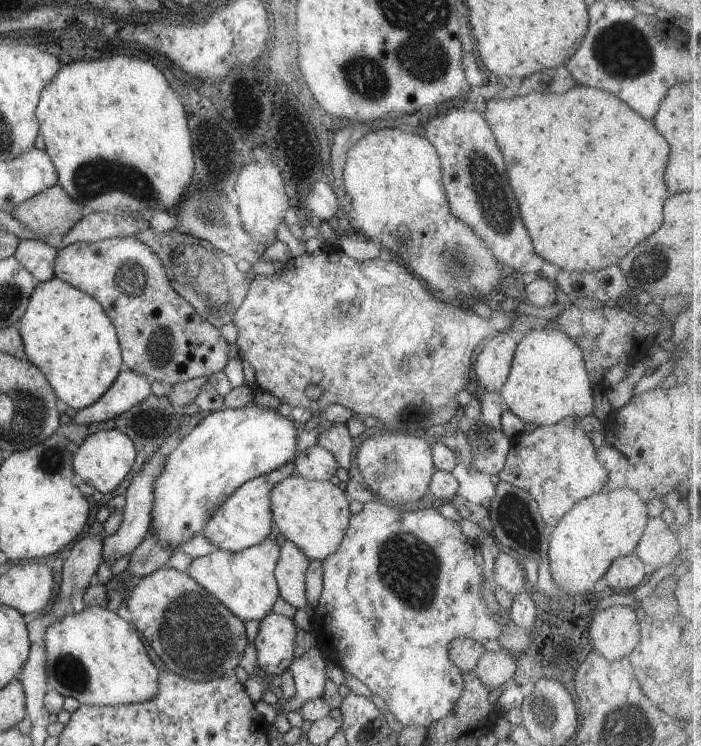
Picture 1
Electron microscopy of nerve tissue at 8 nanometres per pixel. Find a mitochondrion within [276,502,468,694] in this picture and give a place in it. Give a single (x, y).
(407, 565)

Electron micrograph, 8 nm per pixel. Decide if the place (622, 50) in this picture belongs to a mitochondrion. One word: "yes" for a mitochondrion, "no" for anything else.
yes

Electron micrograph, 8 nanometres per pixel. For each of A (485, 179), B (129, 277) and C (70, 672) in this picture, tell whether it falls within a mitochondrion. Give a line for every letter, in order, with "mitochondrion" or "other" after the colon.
A: mitochondrion
B: mitochondrion
C: mitochondrion

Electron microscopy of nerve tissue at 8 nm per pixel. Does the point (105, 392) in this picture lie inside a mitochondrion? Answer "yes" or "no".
no

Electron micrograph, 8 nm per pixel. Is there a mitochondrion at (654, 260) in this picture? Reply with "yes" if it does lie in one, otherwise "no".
yes

